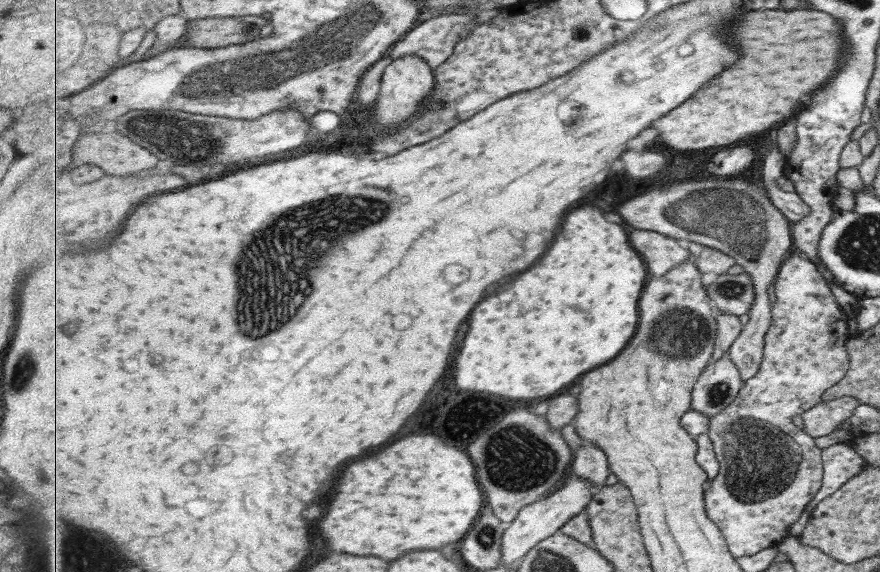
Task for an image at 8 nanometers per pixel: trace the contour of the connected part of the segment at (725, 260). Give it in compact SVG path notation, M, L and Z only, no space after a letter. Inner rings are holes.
M687 239L680 241L683 246L689 248L697 261L697 266L701 273L714 272L717 275L724 275L738 264L736 257L729 255L717 248L705 246L703 244L690 242Z

